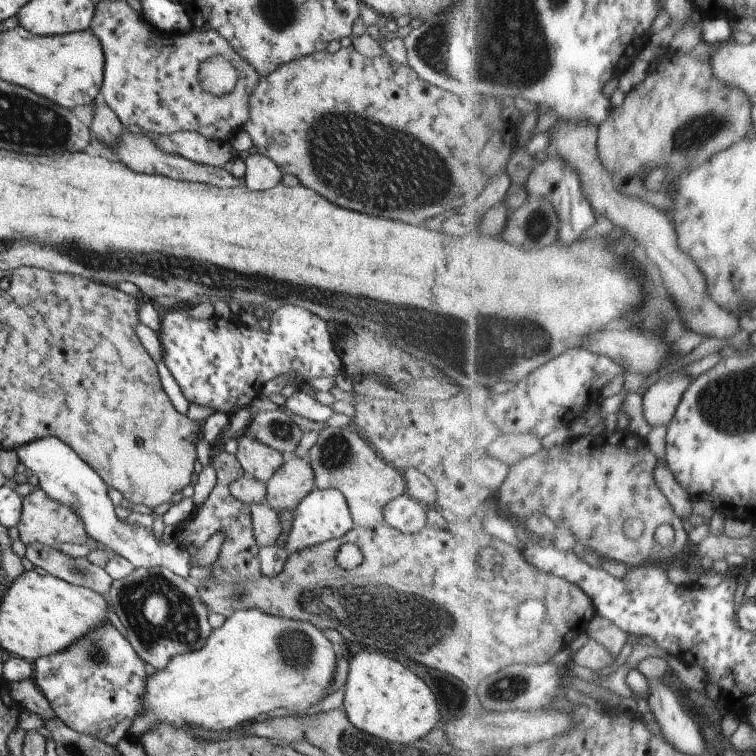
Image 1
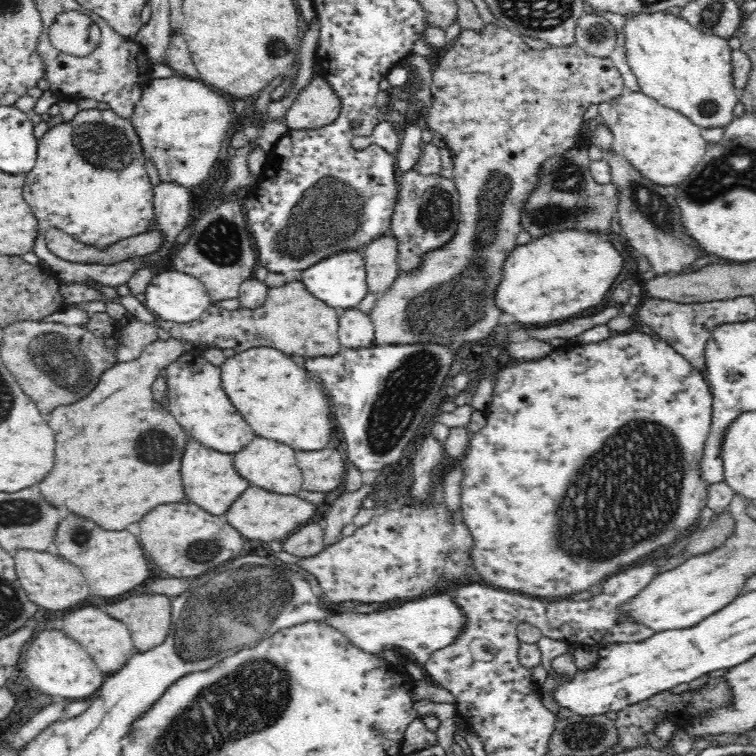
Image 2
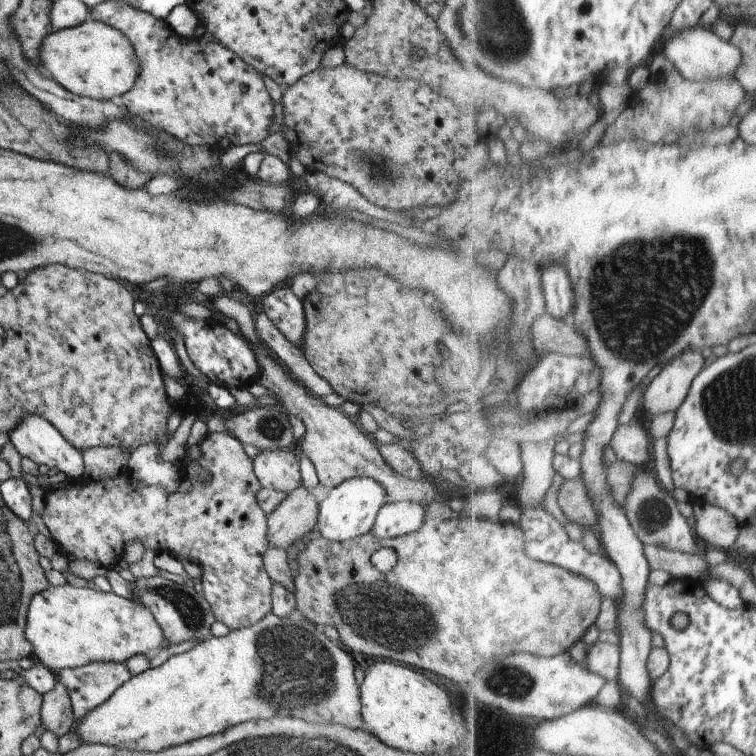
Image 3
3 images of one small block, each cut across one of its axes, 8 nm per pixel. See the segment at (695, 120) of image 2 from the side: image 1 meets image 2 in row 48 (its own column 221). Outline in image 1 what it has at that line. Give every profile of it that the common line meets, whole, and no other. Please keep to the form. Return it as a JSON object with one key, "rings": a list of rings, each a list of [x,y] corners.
{"rings":[[[258,608],[236,612],[220,628],[211,630],[204,648],[176,654],[166,668],[148,677],[146,692],[142,698],[142,712],[134,718],[129,737],[138,740],[140,734],[148,732],[160,722],[182,728],[186,732],[189,732],[186,729],[188,724],[214,732],[230,732],[258,720],[260,714],[295,715],[296,712],[304,712],[329,696],[330,680],[336,670],[338,653],[337,646],[324,636],[320,628],[310,622],[274,616]]]}

